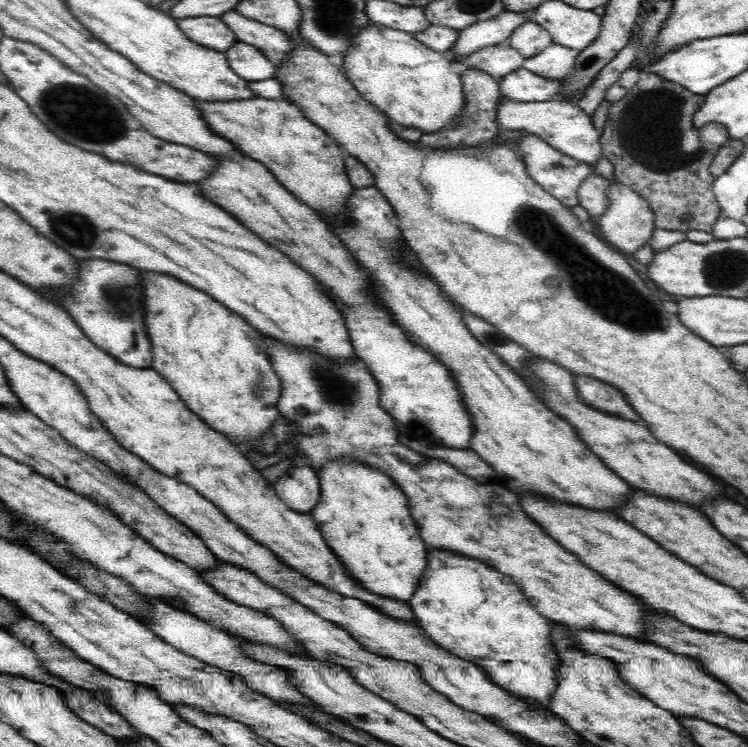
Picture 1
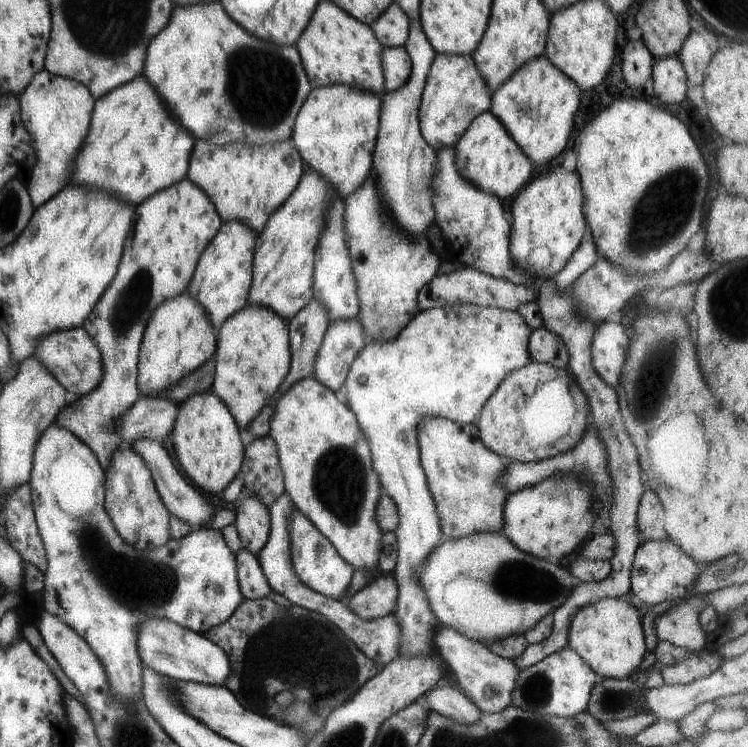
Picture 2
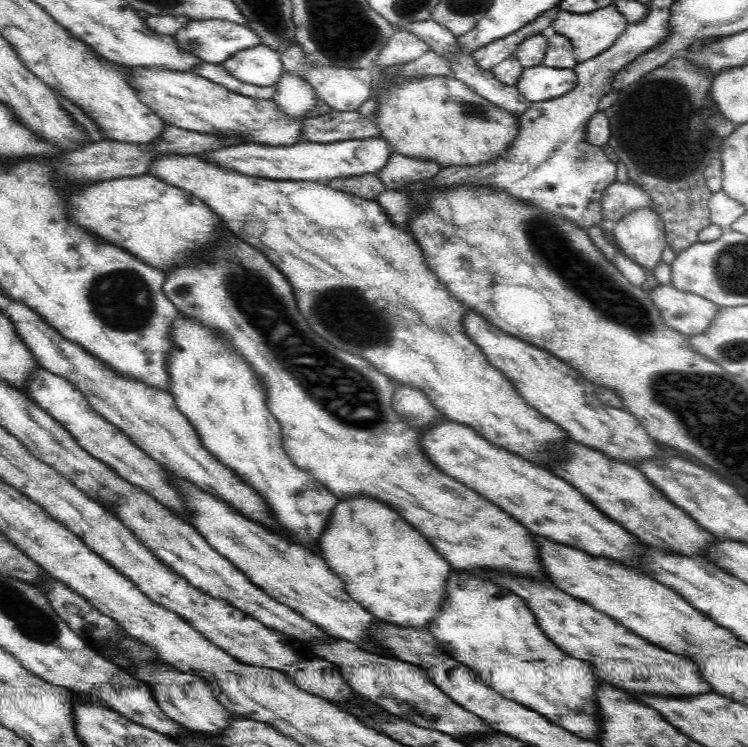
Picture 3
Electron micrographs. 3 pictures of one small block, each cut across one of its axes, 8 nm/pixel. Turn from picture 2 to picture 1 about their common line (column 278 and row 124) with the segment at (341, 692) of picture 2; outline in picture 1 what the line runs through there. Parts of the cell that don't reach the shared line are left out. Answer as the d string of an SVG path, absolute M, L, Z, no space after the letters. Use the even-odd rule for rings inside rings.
M642 71L638 82L630 92L618 102L611 103L608 108L607 121L599 138L603 156L613 164L616 180L622 185L629 186L650 205L656 217L656 229L712 232L721 211L713 193L714 177L708 174L708 166L712 164L712 158L718 154L721 146L730 142L731 138L720 124L705 125L706 132L704 130L698 132L694 128L692 114L702 106L702 102L704 95L694 96L681 85L662 79L656 73Z

